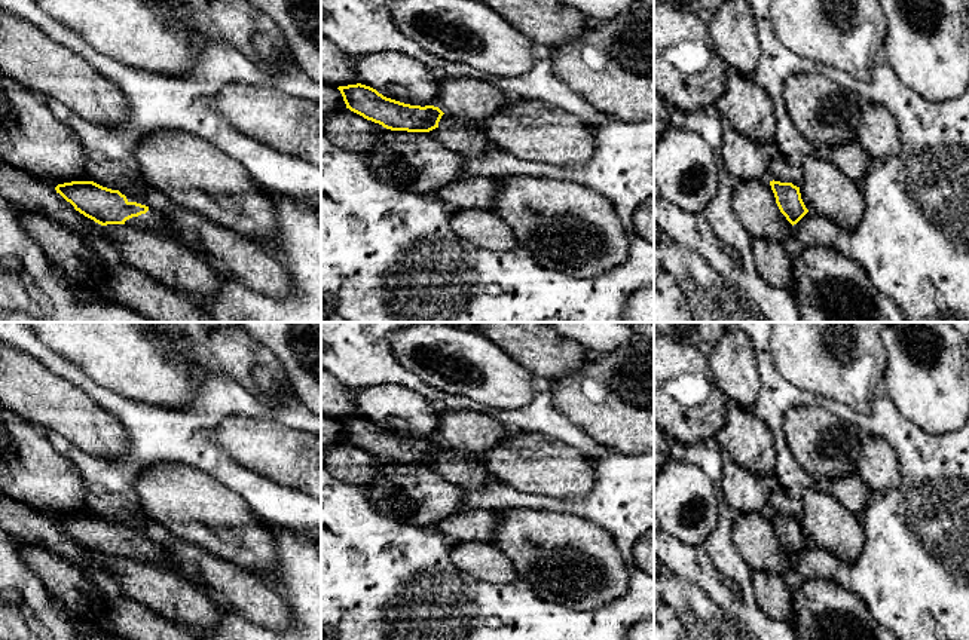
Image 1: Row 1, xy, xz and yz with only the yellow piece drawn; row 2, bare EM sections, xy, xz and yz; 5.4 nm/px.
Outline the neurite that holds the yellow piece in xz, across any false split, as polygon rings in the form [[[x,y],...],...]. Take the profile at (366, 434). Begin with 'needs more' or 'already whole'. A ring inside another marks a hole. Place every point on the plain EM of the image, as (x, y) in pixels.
already whole | [[[357,416],[337,420],[346,441],[391,463],[430,465],[444,447],[434,438],[410,438],[383,429],[376,422]]]

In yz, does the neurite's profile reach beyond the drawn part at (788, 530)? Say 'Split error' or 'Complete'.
Complete

